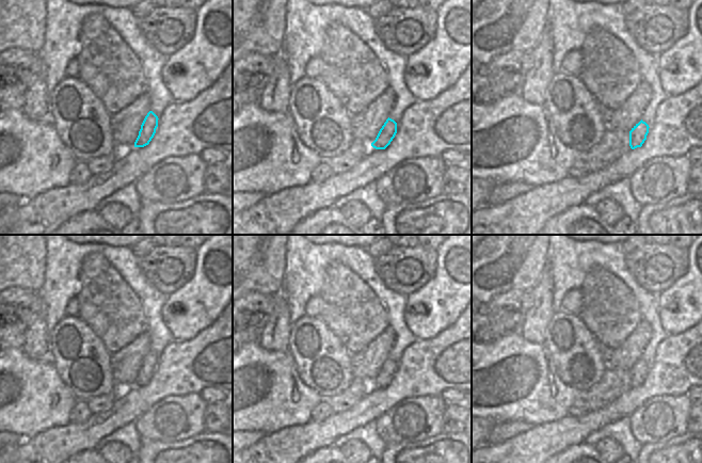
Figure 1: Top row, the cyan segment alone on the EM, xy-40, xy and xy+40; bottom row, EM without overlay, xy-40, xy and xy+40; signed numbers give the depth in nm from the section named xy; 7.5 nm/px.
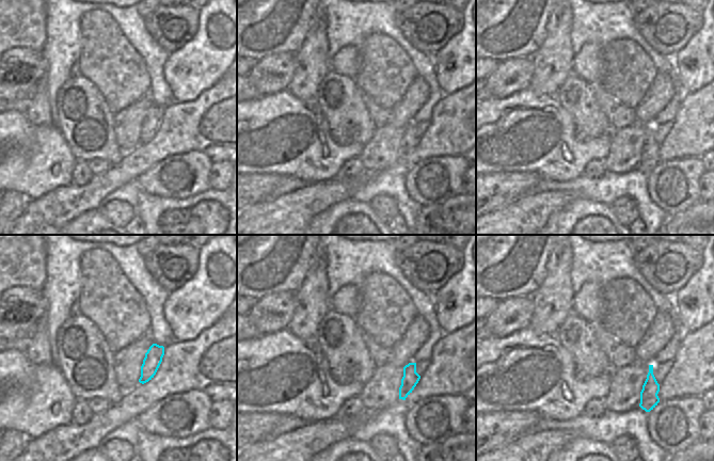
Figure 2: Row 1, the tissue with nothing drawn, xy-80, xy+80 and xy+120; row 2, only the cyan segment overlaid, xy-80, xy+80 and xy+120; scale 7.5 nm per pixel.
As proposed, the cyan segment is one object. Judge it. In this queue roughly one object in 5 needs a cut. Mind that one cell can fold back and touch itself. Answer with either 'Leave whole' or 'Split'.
Leave whole.

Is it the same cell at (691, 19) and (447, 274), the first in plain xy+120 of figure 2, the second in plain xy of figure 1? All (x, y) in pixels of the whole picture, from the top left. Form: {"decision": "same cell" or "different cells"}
{"decision": "different cells"}

